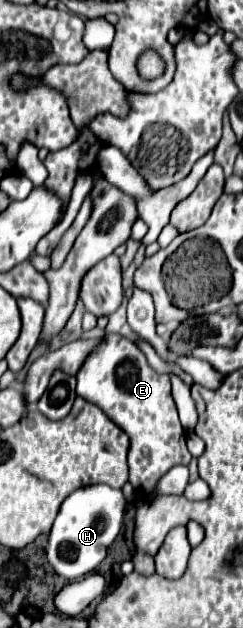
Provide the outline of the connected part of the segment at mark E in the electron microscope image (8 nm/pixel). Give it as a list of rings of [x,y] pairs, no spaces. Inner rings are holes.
[[[118,334],[106,336],[100,350],[90,354],[76,378],[78,396],[98,406],[128,434],[130,484],[144,496],[160,496],[156,492],[160,478],[170,468],[180,464],[188,466],[192,460],[192,454],[186,448],[186,432],[182,432],[178,410],[170,394],[170,378],[154,372],[138,346]]]

